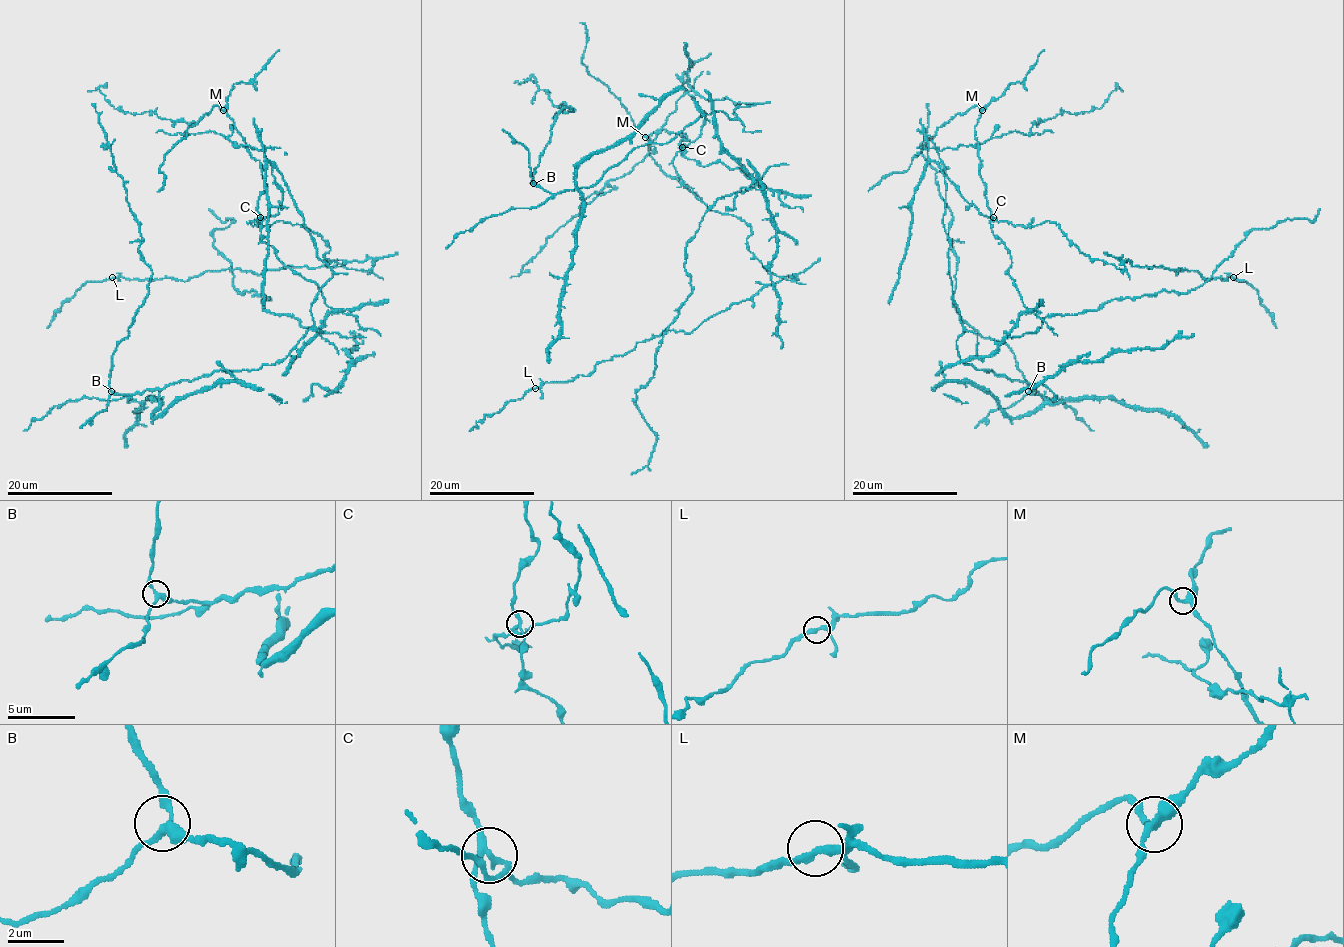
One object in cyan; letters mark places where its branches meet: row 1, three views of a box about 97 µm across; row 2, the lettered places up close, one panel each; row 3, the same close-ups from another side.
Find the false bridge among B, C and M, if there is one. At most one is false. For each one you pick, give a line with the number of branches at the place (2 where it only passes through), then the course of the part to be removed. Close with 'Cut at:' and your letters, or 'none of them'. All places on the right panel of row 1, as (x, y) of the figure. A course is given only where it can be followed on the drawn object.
C: Branches: 4. Course of the part to remove: (993, 216), (1056, 223), (1085, 256), (1122, 270), (1120, 258), (1246, 281), (1277, 328)
Cut at: C

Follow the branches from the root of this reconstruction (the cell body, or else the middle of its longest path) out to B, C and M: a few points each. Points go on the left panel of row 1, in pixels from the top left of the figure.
B: (292, 198), (332, 271), (296, 346), (255, 370), (111, 391)
C: (292, 198), (283, 176), (271, 164), (274, 182), (282, 191), (283, 199), (277, 214), (262, 220), (259, 216)
M: (292, 198), (271, 164), (283, 199), (277, 214), (259, 218), (257, 201), (267, 186), (262, 164), (223, 110)

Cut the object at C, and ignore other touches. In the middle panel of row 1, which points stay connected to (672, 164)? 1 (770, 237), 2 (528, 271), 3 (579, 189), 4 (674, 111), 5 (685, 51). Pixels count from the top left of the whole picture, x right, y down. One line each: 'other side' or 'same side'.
1: other side
2: same side
3: other side
4: same side
5: other side

